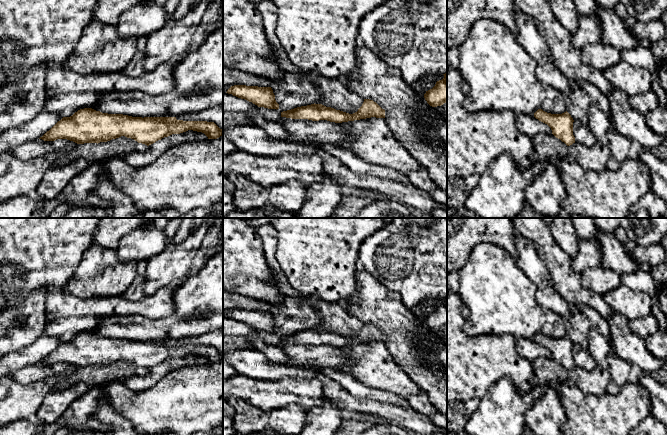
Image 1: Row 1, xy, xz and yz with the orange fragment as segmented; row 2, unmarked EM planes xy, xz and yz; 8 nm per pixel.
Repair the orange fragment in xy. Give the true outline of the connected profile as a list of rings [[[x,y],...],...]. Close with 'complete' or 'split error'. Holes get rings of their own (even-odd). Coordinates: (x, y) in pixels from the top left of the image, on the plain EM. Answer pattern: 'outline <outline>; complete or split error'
outline [[[84,332],[70,341],[63,341],[39,363],[67,363],[77,368],[98,368],[125,360],[149,370],[164,361],[188,354],[202,356],[208,363],[223,359],[223,354],[214,346],[183,345],[176,341],[132,341]]]; complete

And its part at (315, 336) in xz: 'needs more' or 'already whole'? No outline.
already whole

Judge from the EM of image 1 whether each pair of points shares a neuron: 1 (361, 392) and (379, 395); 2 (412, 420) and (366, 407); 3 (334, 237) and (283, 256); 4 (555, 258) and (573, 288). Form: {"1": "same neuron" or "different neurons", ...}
{"1": "same neuron", "2": "same neuron", "3": "same neuron", "4": "same neuron"}

